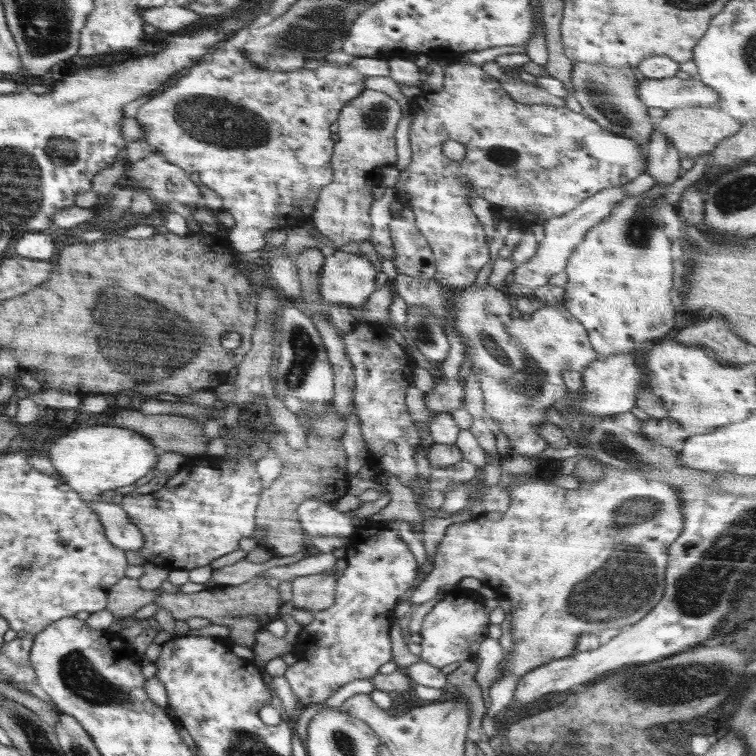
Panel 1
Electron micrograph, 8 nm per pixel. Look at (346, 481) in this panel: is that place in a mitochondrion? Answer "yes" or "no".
no

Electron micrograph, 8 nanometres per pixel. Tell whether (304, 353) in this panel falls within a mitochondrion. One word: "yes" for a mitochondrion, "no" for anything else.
yes

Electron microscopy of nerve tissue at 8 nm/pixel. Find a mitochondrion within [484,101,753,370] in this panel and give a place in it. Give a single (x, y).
(638, 229)

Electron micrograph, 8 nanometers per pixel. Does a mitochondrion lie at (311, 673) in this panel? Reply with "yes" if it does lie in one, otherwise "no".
no

